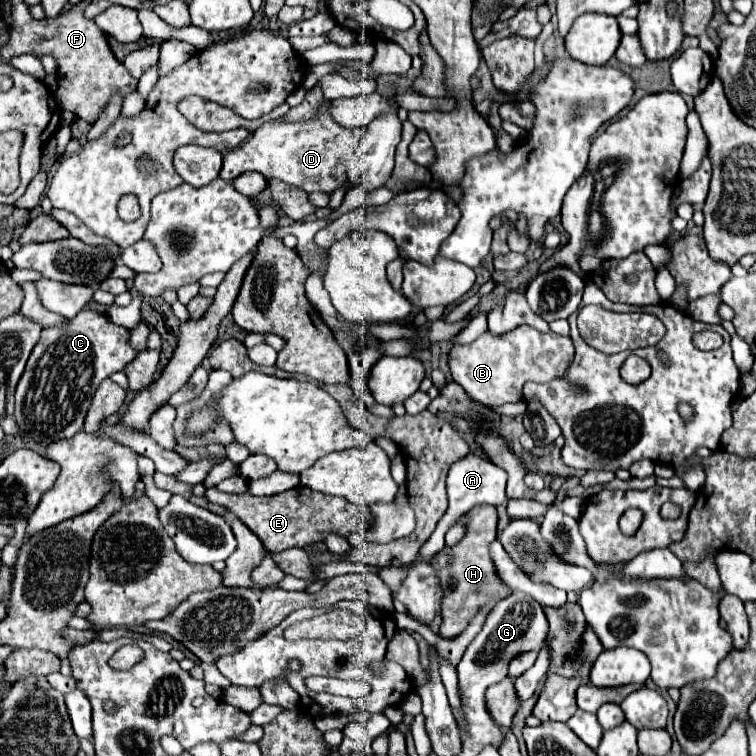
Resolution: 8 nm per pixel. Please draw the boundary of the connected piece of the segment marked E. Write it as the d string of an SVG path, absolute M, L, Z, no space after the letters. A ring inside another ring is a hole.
M305 486L285 490L275 496L253 496L253 494L225 494L217 488L207 488L207 500L213 504L221 504L229 508L245 526L251 528L263 542L269 552L281 552L291 546L307 546L321 540L321 532L335 532L339 536L347 536L349 532L365 532L371 524L369 508L355 506L345 498L335 498L327 494L319 494Z

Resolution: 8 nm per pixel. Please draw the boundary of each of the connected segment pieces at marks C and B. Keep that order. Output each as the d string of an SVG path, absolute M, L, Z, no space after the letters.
M91 308L81 310L67 326L45 328L15 390L15 420L21 436L47 446L49 412L51 442L75 436L83 428L97 386L109 378L111 372L123 370L135 354L137 350L129 344L129 330L113 324L105 314Z
M517 326L513 332L493 338L489 332L483 332L473 344L469 346L453 346L449 352L449 370L457 384L465 388L465 392L479 404L489 408L499 408L505 404L517 404L523 400L523 384L533 382L549 382L555 376L563 376L569 362L573 358L573 342L569 336L559 336L555 332L539 332L533 326Z

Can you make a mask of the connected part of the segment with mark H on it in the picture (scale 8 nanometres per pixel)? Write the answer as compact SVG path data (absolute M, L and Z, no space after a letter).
M475 506L467 516L469 522L463 540L453 548L449 548L449 555L453 556L453 562L451 566L439 572L445 588L445 598L441 604L443 622L439 628L441 638L459 636L469 626L471 618L475 618L479 606L487 604L487 598L495 598L495 602L499 602L507 598L507 594L511 594L511 588L505 582L501 582L489 554L489 544L497 538L497 510L491 510L489 506Z

